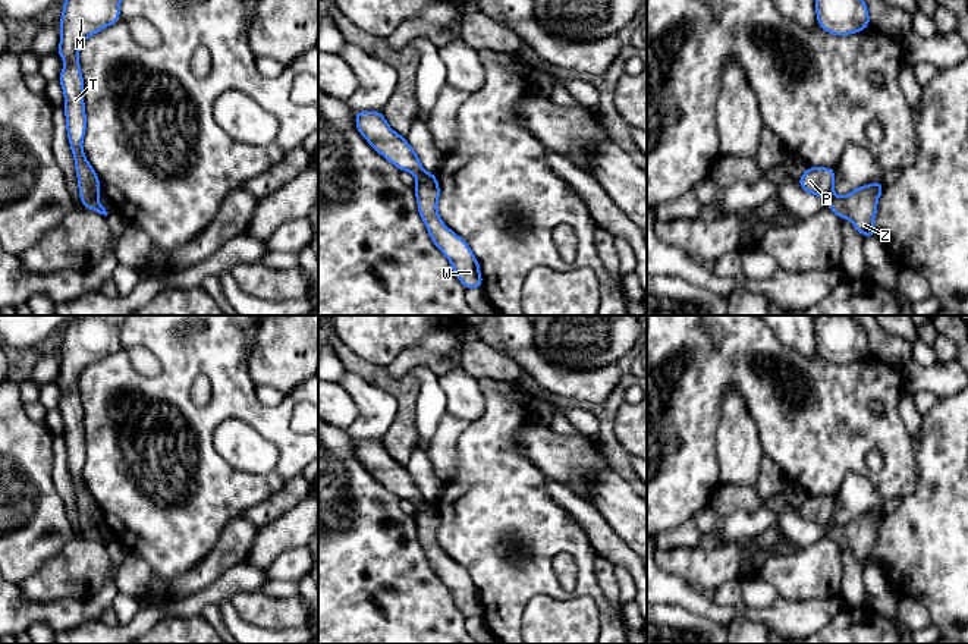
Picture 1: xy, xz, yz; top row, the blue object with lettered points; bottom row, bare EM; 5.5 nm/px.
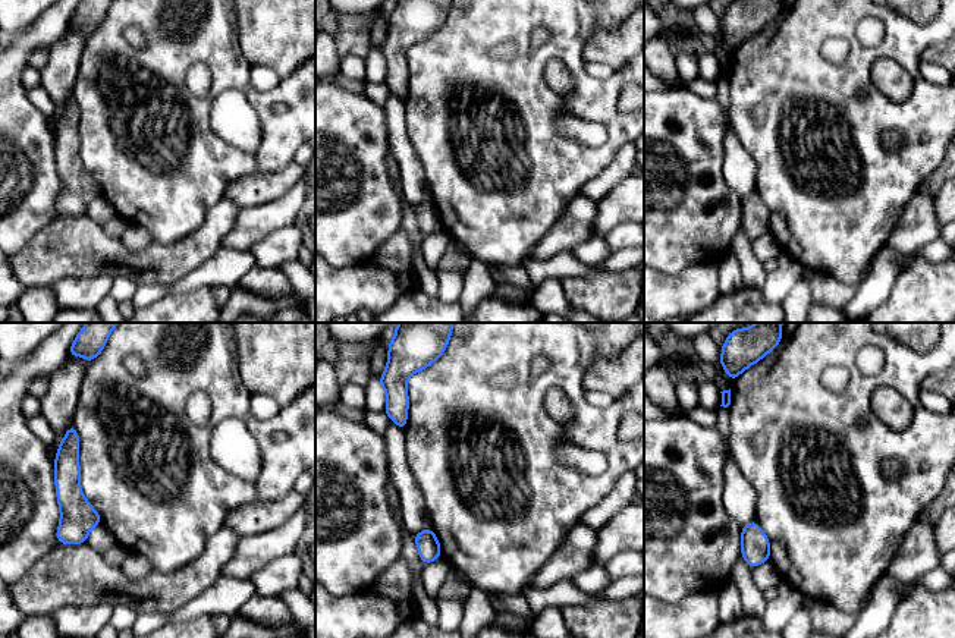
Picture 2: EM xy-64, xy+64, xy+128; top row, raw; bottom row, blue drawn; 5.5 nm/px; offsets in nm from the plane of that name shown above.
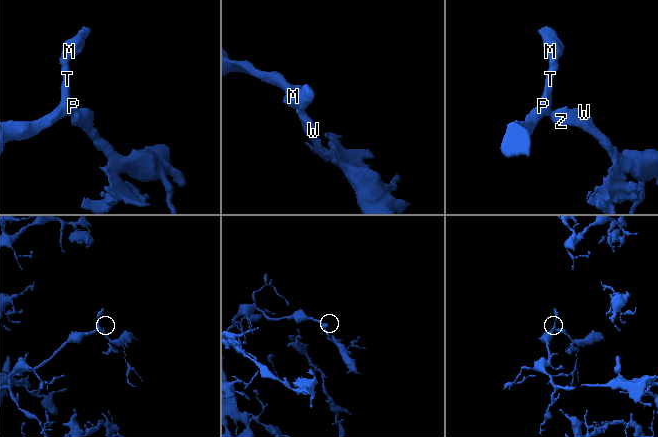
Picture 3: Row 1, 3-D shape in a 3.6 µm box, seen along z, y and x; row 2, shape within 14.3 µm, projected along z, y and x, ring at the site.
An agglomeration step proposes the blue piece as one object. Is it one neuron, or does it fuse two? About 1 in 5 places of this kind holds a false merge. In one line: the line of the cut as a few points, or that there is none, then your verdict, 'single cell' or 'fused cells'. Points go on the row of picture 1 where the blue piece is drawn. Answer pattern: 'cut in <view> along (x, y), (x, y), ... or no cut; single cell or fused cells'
no cut; single cell

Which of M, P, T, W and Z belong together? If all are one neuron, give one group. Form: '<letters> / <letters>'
M P T W Z

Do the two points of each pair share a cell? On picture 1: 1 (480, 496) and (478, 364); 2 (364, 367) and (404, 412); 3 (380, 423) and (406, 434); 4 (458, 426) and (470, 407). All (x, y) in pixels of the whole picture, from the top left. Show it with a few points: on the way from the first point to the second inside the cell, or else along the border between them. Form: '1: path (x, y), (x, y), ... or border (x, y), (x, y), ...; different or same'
1: border (477, 379), (487, 377), (496, 382); different
2: path (377, 376), (389, 383), (404, 399); same
3: border (390, 393), (396, 402), (396, 414), (382, 440); different
4: border (446, 411), (468, 423); different

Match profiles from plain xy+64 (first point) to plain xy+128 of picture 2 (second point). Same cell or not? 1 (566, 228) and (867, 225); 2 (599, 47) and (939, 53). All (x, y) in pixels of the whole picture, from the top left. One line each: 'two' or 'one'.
1: two
2: one

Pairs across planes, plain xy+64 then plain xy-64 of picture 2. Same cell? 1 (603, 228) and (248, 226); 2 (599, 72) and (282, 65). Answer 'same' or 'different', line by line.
1: same
2: different

